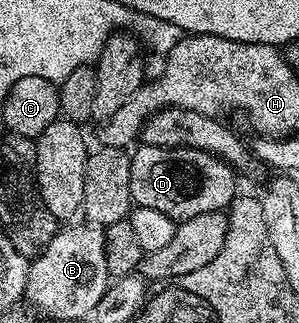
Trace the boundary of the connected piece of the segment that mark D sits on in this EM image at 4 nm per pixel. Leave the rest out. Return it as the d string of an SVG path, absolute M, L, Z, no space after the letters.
M137 144L136 153L131 154L130 163L130 195L136 205L154 207L154 211L162 211L162 215L170 215L172 220L179 223L194 219L194 215L206 215L206 211L224 211L236 200L237 170L222 159L197 149L163 149Z

